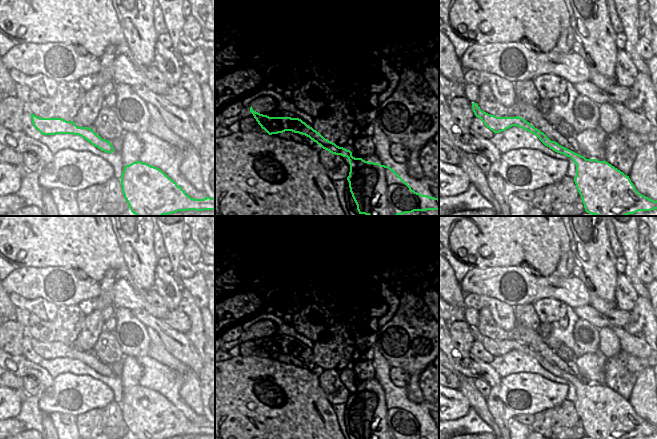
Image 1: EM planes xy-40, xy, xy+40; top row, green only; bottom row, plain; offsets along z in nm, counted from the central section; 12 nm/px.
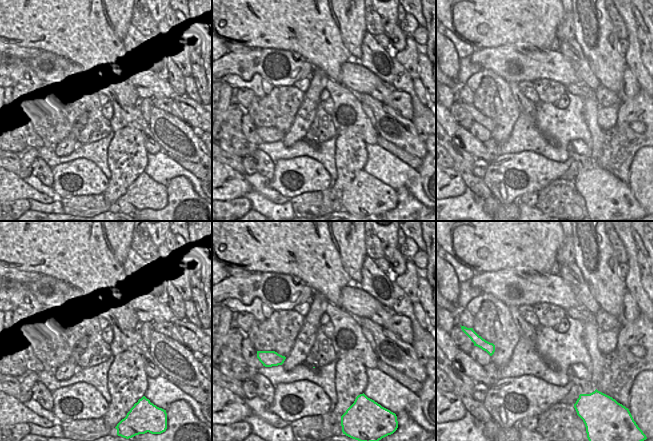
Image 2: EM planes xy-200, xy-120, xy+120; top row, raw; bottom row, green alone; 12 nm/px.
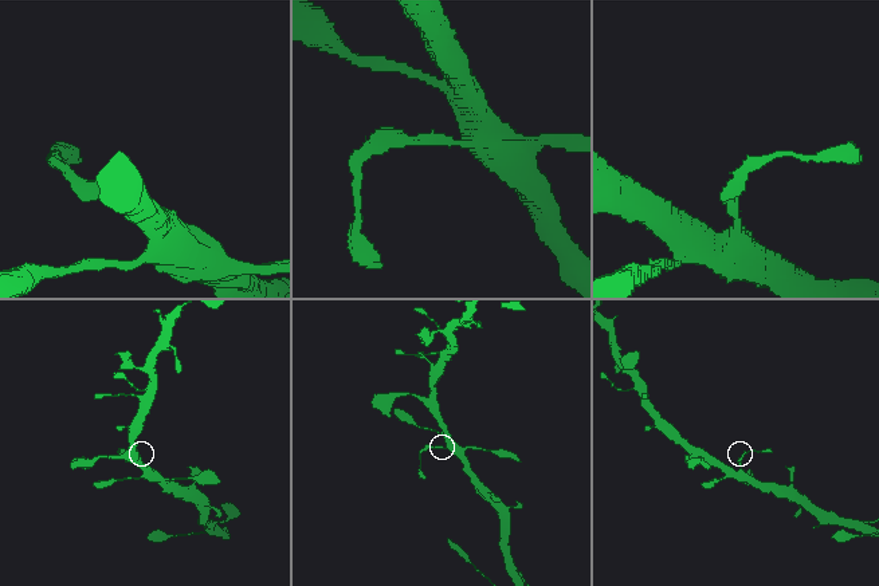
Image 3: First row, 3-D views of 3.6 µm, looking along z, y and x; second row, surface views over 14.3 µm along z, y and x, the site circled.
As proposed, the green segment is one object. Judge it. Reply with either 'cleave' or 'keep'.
cleave

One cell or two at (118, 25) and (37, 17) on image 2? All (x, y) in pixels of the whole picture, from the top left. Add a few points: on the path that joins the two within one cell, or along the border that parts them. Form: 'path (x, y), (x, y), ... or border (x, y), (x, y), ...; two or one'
border (112, 27), (124, 39); two

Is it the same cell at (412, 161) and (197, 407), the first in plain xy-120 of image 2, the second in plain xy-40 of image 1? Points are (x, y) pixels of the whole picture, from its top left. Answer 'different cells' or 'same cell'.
different cells

